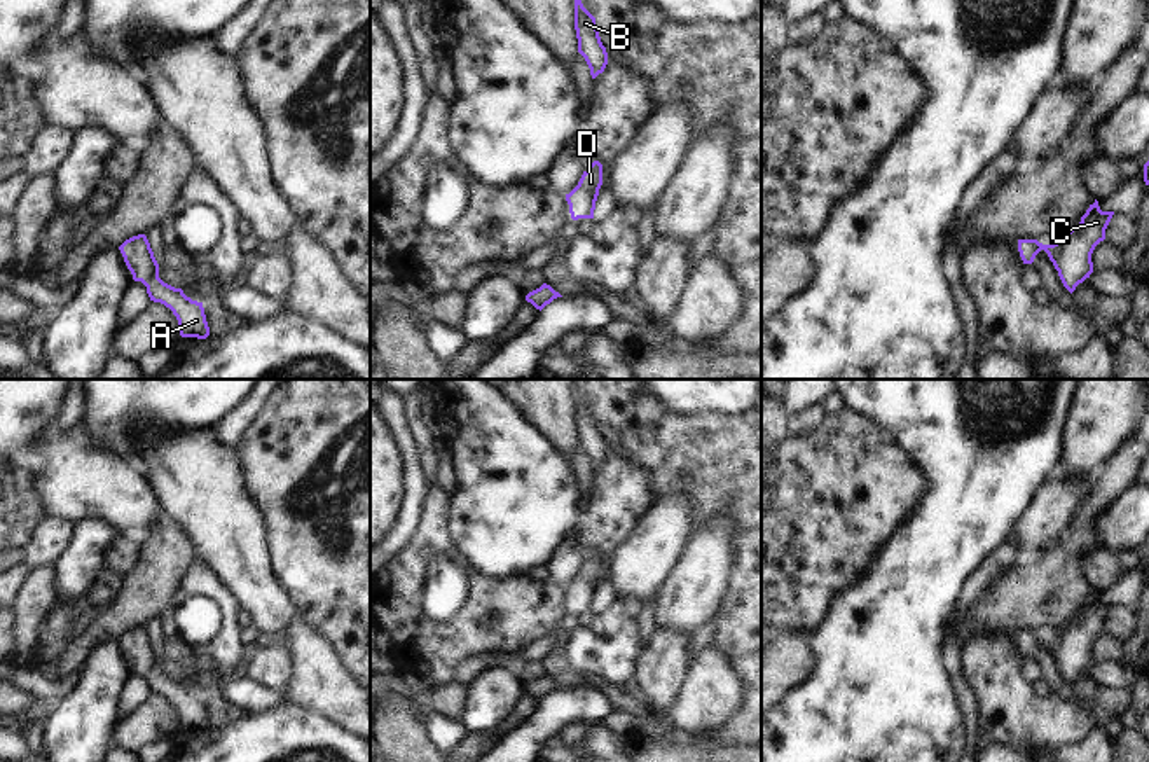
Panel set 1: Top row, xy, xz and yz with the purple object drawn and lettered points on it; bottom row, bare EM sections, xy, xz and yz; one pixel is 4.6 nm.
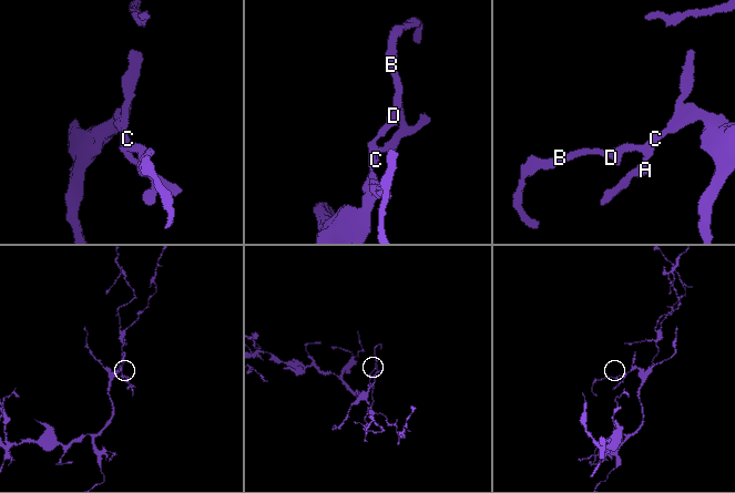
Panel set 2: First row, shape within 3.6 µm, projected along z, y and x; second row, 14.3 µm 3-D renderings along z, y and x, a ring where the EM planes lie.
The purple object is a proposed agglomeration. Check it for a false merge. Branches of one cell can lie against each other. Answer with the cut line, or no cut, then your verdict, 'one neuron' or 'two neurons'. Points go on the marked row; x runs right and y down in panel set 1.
cut none; one neuron

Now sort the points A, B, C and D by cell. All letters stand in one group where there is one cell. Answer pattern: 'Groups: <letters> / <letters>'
Groups: A B C D

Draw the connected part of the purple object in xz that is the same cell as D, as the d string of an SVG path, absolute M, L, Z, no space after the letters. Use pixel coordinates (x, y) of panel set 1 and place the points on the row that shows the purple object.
M599 161L590 163L583 171L578 185L566 194L569 213L573 220L594 218L595 201L602 185L602 164Z

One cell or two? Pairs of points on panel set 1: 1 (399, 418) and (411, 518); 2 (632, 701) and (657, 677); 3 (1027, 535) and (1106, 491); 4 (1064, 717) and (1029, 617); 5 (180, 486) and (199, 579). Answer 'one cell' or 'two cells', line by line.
1: one cell
2: two cells
3: two cells
4: two cells
5: two cells

